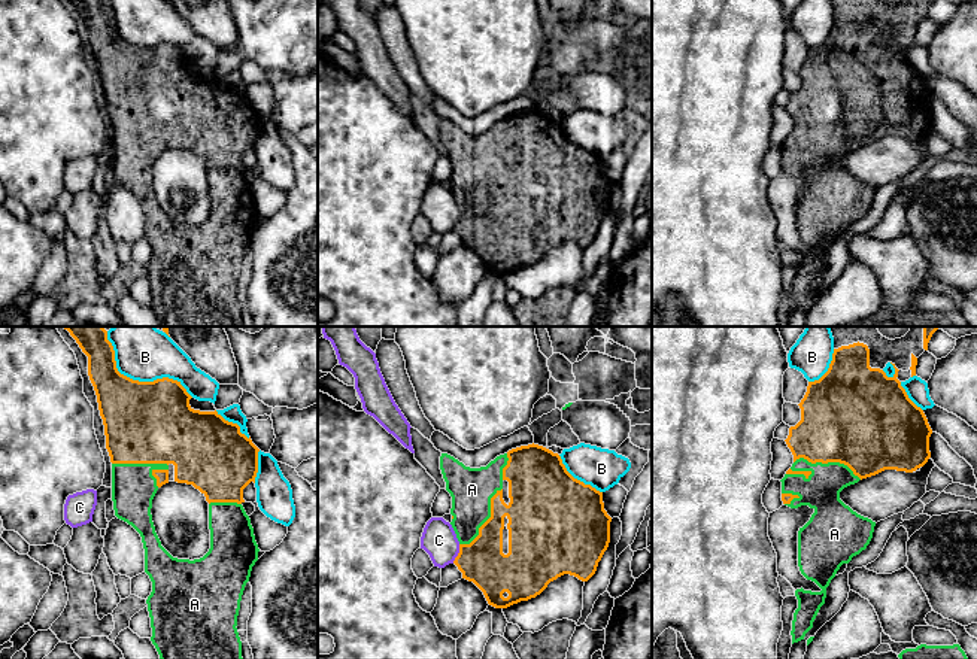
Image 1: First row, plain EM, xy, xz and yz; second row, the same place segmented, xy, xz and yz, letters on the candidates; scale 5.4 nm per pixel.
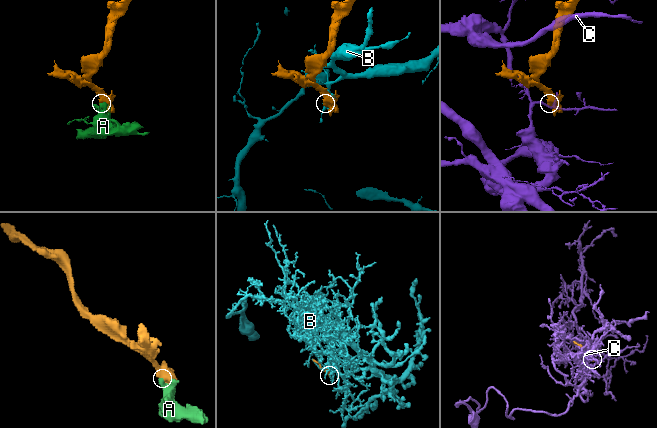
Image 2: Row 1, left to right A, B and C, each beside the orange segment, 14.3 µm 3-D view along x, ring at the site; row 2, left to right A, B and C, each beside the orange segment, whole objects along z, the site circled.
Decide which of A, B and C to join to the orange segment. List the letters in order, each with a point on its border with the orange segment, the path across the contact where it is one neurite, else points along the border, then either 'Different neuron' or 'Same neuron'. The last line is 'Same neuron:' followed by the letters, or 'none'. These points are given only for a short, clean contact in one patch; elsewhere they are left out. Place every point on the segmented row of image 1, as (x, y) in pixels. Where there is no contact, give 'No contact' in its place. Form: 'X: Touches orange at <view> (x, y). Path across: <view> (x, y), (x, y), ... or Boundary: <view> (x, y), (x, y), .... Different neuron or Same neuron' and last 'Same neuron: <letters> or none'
A: Touches orange at yz (828, 461). Same neuron
B: Touches orange at xy (136, 380). Different neuron
C: Touches orange at xz (458, 553). Boundary: xz (460, 544), (460, 552), (452, 562). Different neuron
Same neuron: A

